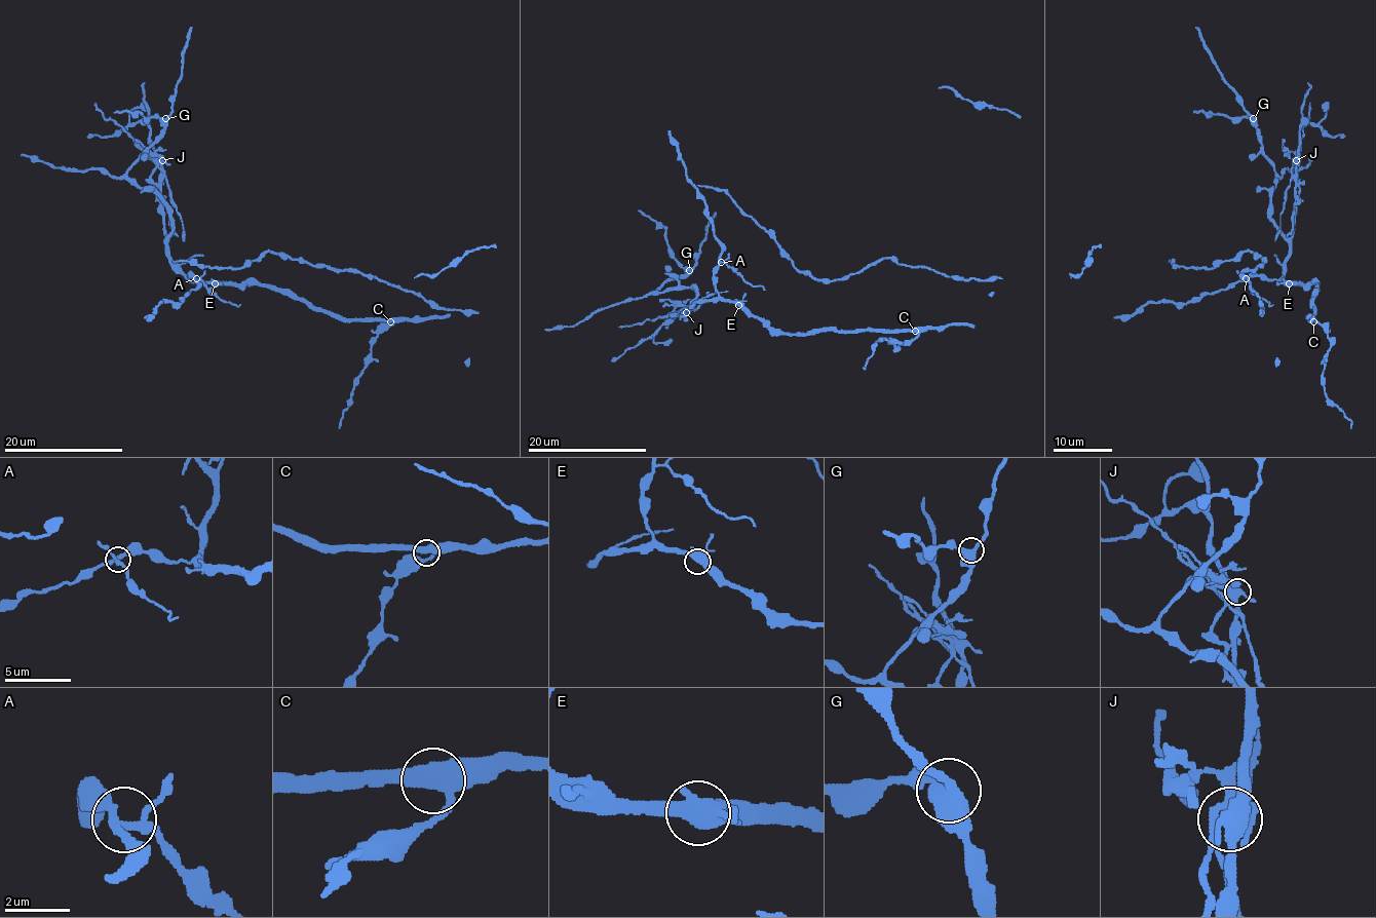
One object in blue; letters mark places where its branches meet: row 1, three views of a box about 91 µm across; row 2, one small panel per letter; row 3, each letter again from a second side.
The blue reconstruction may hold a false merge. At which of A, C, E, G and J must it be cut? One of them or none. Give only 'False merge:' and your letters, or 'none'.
False merge: J

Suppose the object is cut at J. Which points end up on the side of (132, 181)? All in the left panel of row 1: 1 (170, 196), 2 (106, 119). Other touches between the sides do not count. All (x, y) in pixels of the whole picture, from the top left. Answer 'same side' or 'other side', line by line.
1: other side
2: other side

